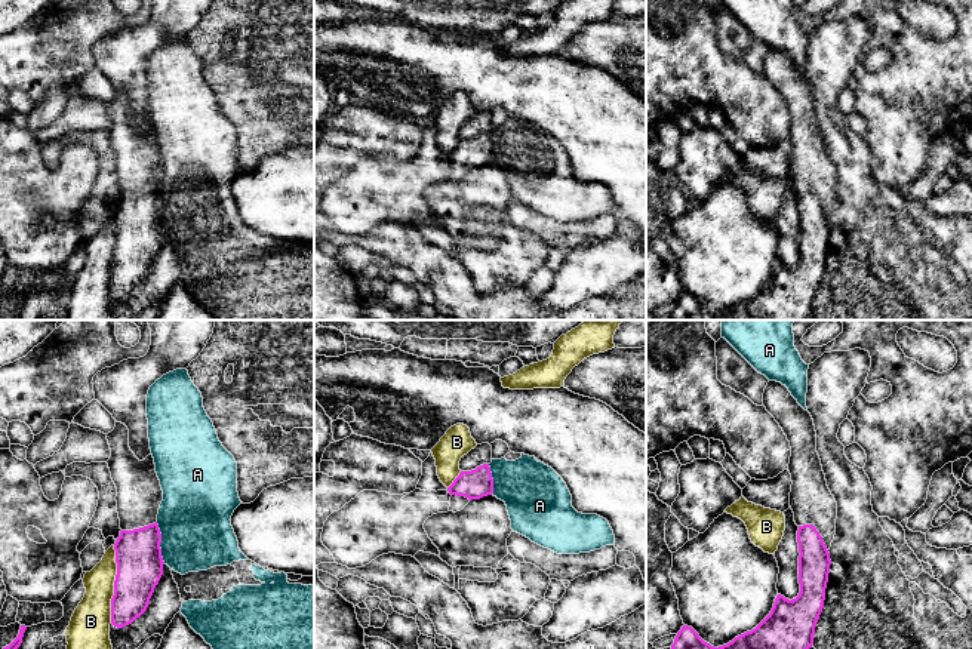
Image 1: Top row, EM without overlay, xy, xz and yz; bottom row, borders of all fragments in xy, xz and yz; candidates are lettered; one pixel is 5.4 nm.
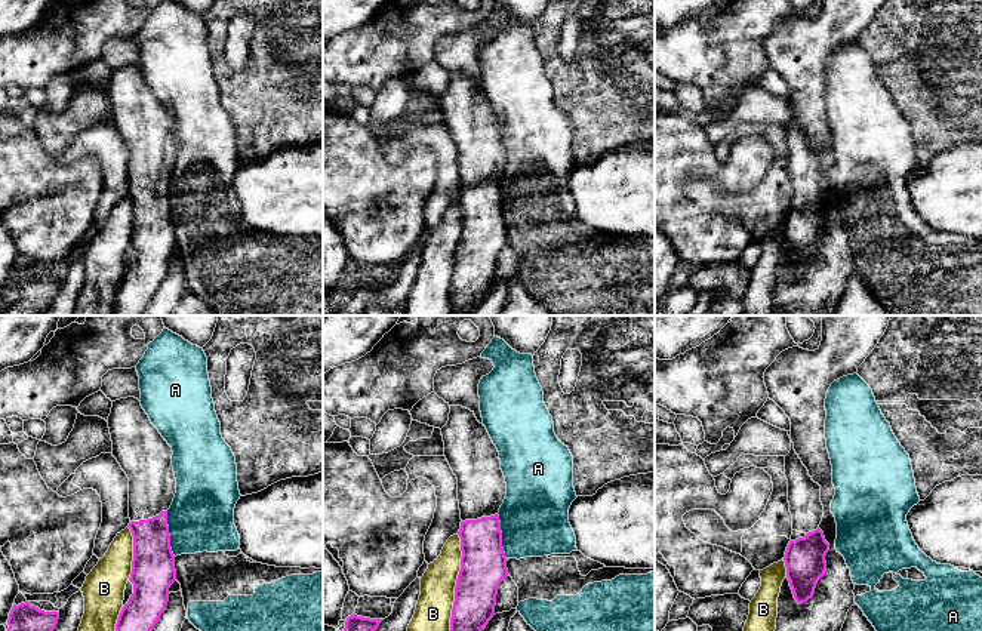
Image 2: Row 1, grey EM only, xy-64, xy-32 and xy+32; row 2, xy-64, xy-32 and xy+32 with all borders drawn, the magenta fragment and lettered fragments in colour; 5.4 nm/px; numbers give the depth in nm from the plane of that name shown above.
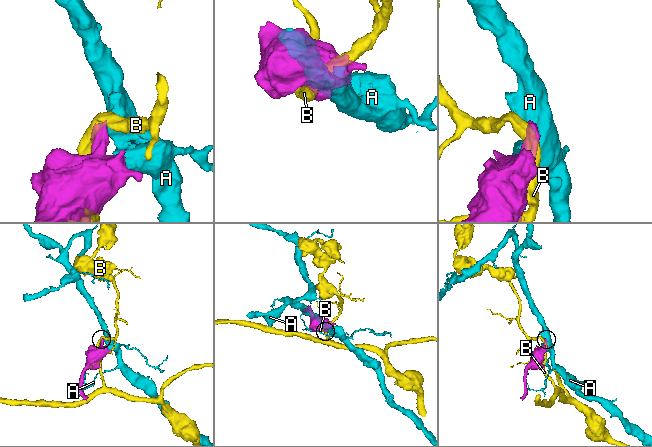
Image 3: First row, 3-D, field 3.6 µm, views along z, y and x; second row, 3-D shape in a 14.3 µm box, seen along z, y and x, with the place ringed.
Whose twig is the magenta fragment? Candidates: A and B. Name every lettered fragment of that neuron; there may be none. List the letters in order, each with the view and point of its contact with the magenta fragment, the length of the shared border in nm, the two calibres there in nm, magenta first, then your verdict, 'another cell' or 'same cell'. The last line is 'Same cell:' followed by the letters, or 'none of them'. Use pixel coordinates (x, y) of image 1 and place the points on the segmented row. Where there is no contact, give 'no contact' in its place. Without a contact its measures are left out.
A: meets magenta in xy at (160, 541); contact 240 nm long; 260 nm thick on the magenta side, 400 nm on the other; another cell
B: meets magenta in xy at (114, 584); contact 420 nm long; 260 nm thick on the magenta side, 220 nm on the other; another cell
Same cell: none of them

